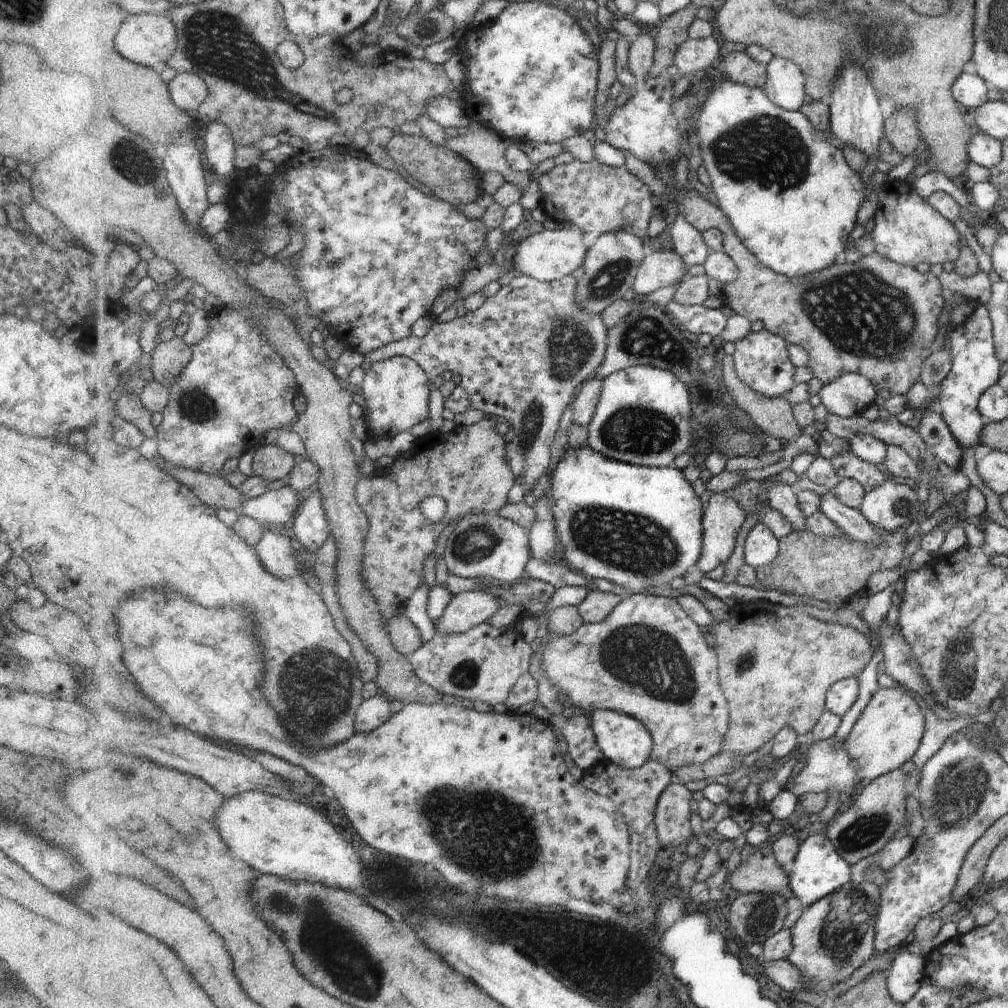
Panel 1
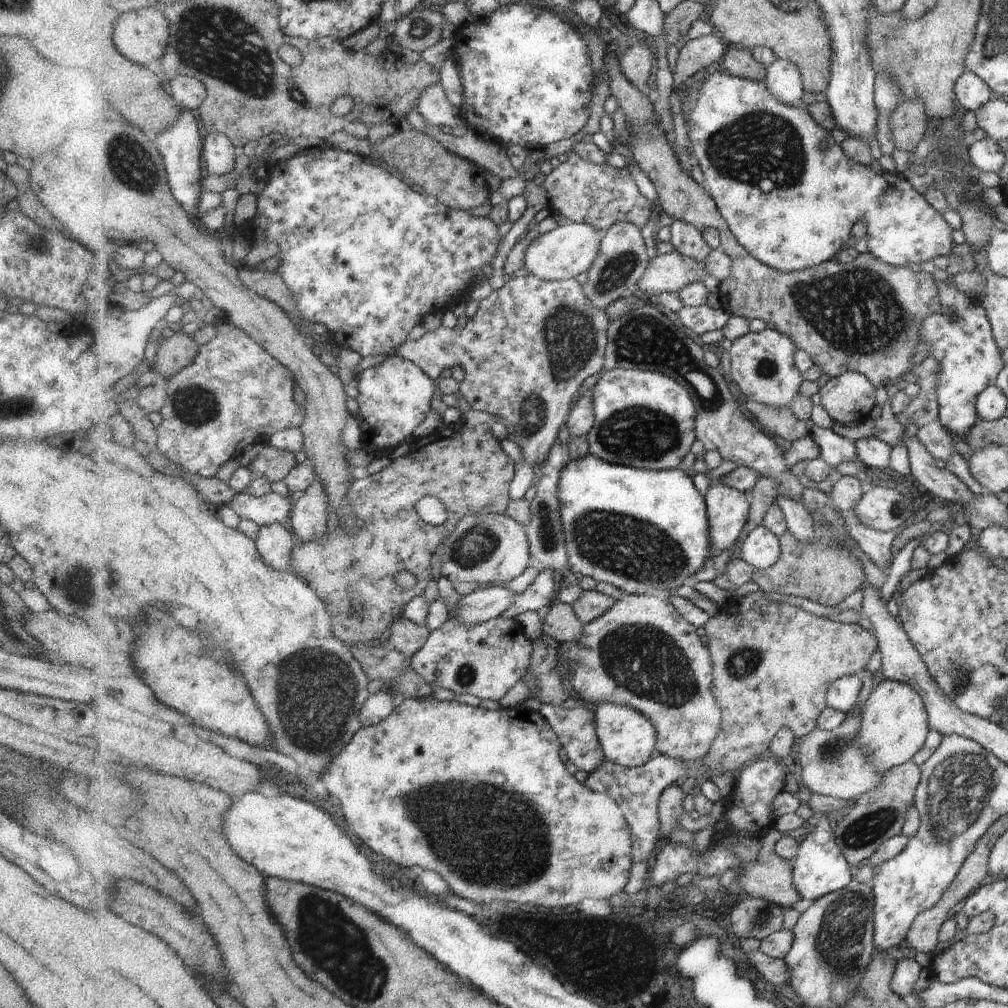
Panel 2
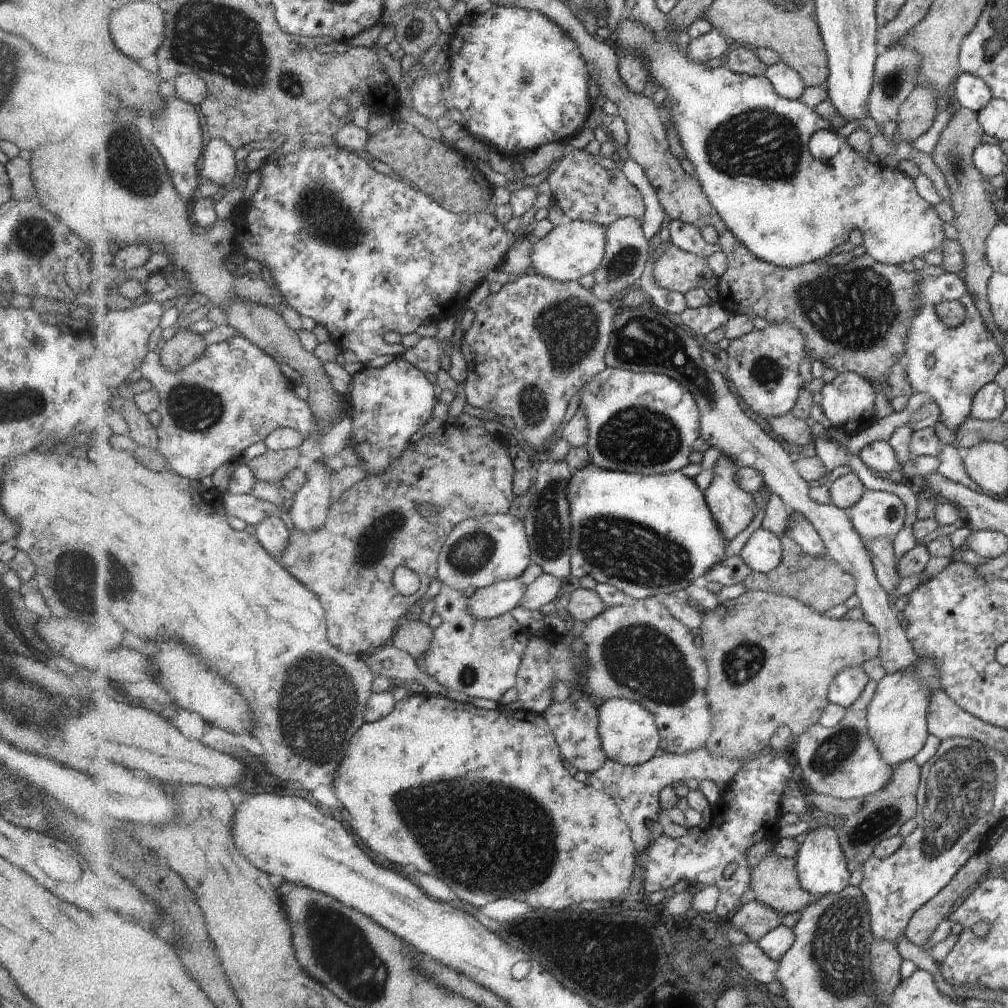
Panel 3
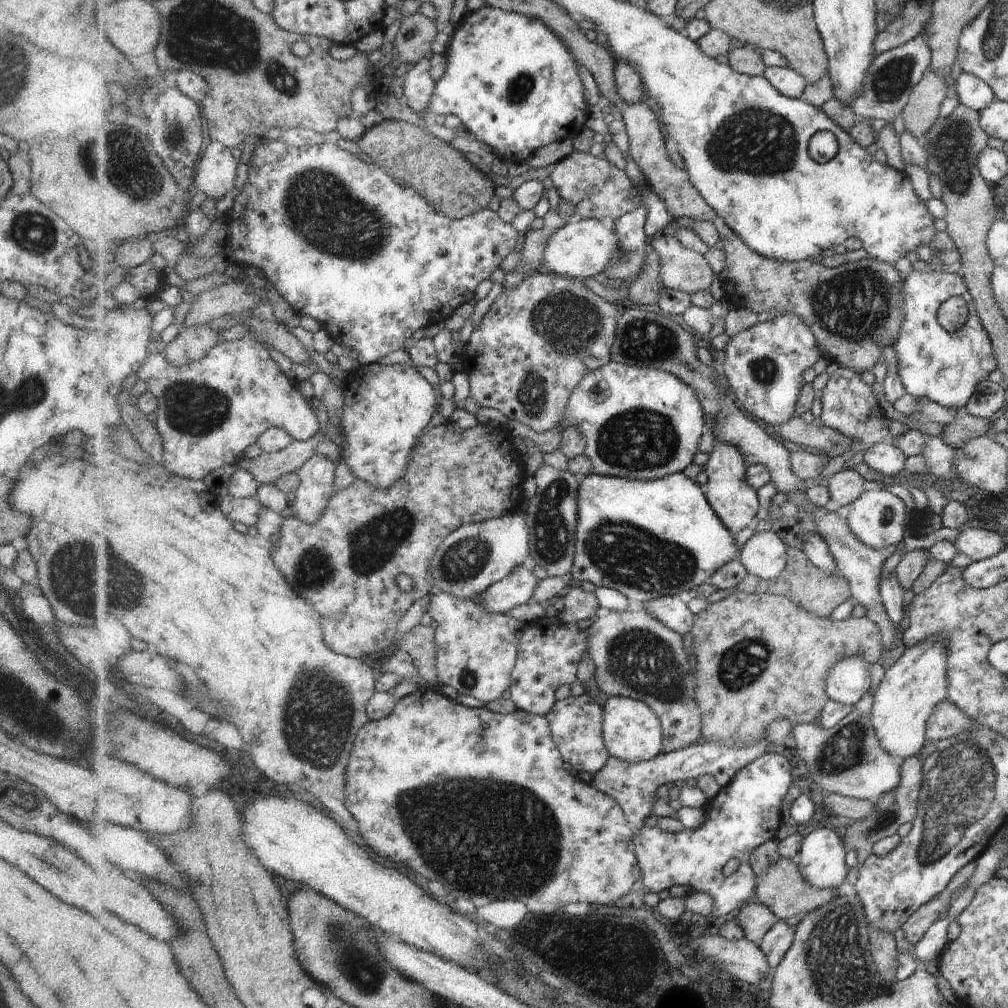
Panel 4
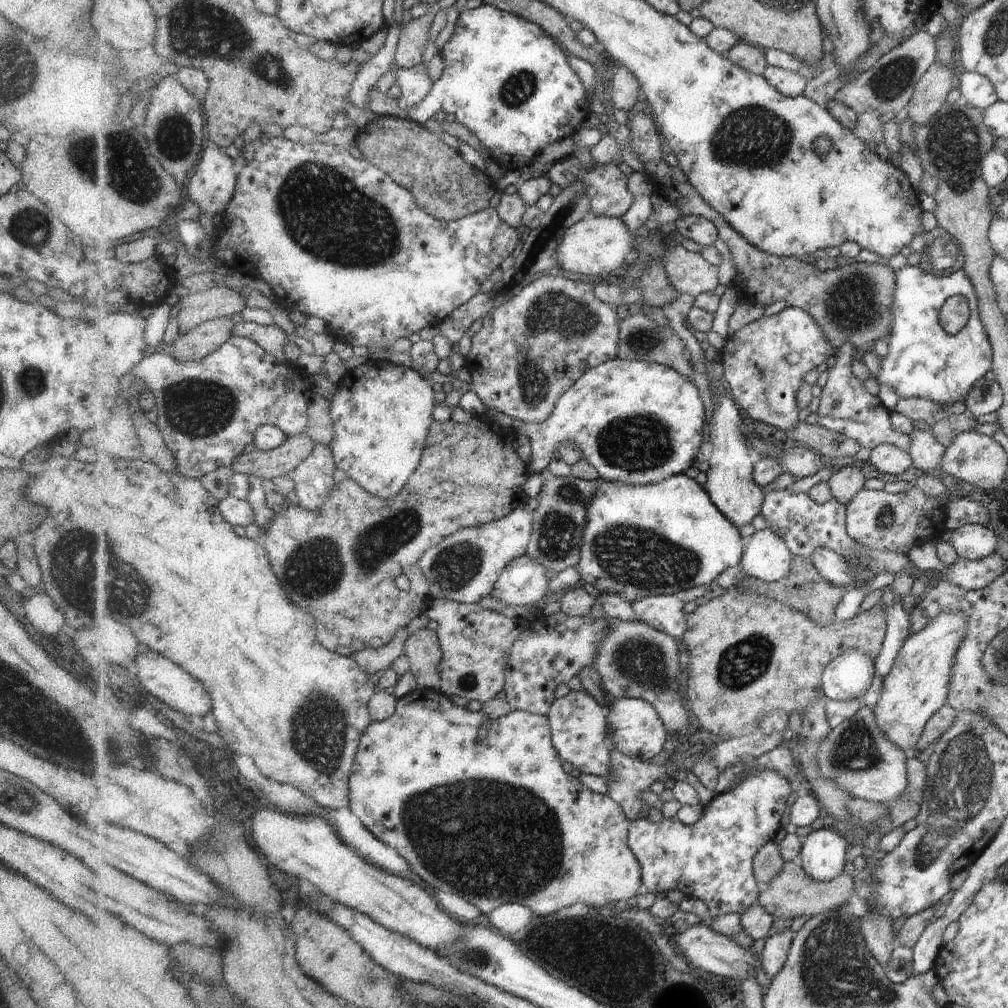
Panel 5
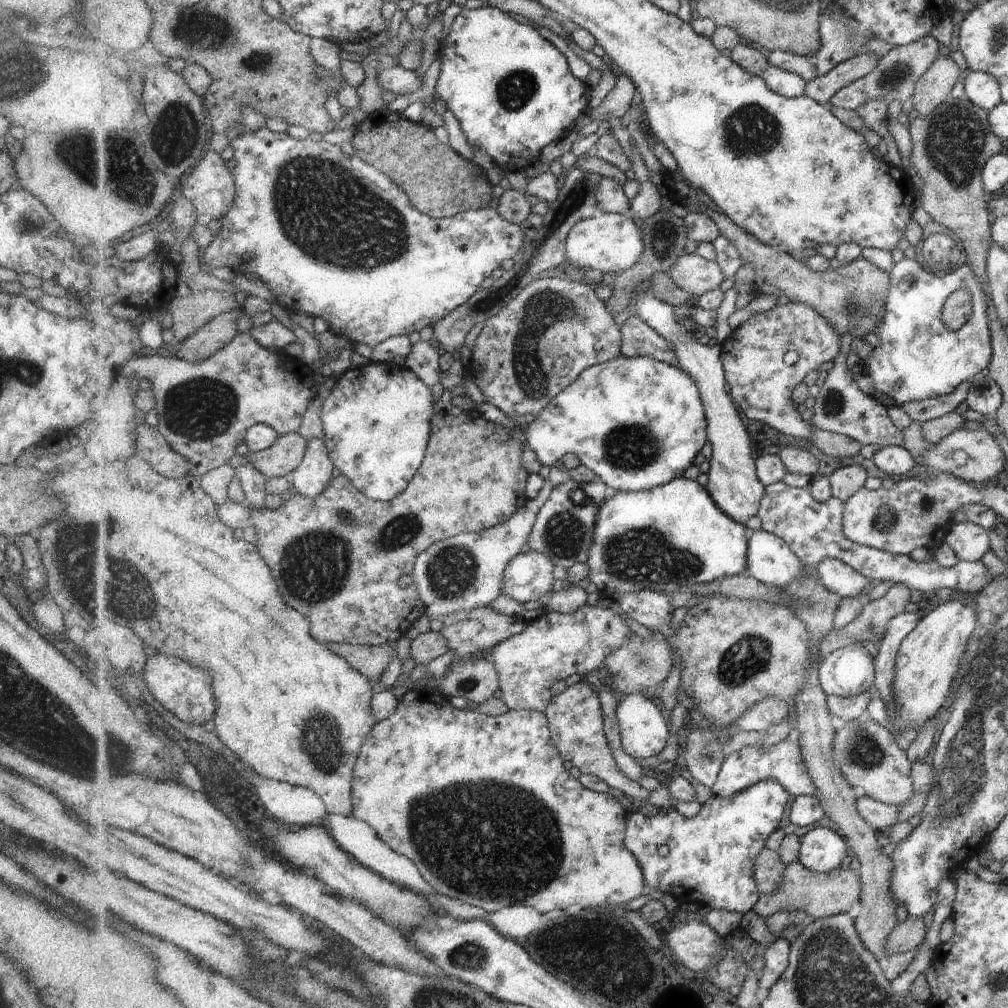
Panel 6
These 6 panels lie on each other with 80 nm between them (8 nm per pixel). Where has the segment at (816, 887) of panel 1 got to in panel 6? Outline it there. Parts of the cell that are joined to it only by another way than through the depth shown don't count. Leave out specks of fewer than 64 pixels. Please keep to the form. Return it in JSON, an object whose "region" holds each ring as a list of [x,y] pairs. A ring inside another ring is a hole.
{"region":[[[815,827],[801,838],[799,861],[819,874],[838,869],[845,855],[851,854],[845,837],[827,827]]]}

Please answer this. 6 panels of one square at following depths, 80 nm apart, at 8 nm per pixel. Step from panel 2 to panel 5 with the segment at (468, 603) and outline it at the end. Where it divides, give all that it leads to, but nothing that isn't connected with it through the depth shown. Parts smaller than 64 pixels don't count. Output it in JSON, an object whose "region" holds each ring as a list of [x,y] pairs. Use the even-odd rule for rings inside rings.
{"region":[[[519,557],[510,563],[495,583],[493,597],[499,605],[534,606],[549,591],[550,578],[541,562],[531,557]]]}

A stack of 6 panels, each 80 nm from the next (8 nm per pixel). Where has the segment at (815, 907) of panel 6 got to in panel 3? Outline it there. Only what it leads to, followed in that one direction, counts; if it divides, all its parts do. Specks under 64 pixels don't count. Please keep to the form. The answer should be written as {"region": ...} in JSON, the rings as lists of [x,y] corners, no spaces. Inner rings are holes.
{"region":[[[773,850],[763,858],[759,866],[753,869],[752,888],[757,903],[775,909],[781,915],[800,911],[803,906],[807,908],[811,903],[819,900],[819,896],[807,892],[802,887],[798,877],[796,859],[782,857]]]}

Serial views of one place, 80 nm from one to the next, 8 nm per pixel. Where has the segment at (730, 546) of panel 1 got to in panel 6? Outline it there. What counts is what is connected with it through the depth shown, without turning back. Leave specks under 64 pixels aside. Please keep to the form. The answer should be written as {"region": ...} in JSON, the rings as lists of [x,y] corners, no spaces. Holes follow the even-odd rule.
{"region":[[[651,290],[642,293],[634,291],[634,297],[637,298],[631,299],[629,307],[636,310],[637,315],[673,345],[681,369],[693,377],[702,393],[703,408],[707,416],[707,438],[712,446],[708,483],[705,487],[723,512],[746,525],[758,516],[762,498],[766,495],[766,486],[759,480],[756,460],[751,457],[751,438],[741,421],[741,410],[730,392],[727,392],[722,345],[699,344],[691,334],[692,325],[682,325],[676,317],[675,307],[666,300],[657,298]]]}

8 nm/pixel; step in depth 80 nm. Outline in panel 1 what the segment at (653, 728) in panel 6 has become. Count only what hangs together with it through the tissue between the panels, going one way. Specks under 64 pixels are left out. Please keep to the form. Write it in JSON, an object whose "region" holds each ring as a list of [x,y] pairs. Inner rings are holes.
{"region":[[[591,710],[589,716],[592,719],[597,743],[603,750],[607,761],[627,769],[639,769],[650,762],[651,754],[654,751],[654,741],[645,722],[641,722],[635,716],[615,710]]]}

